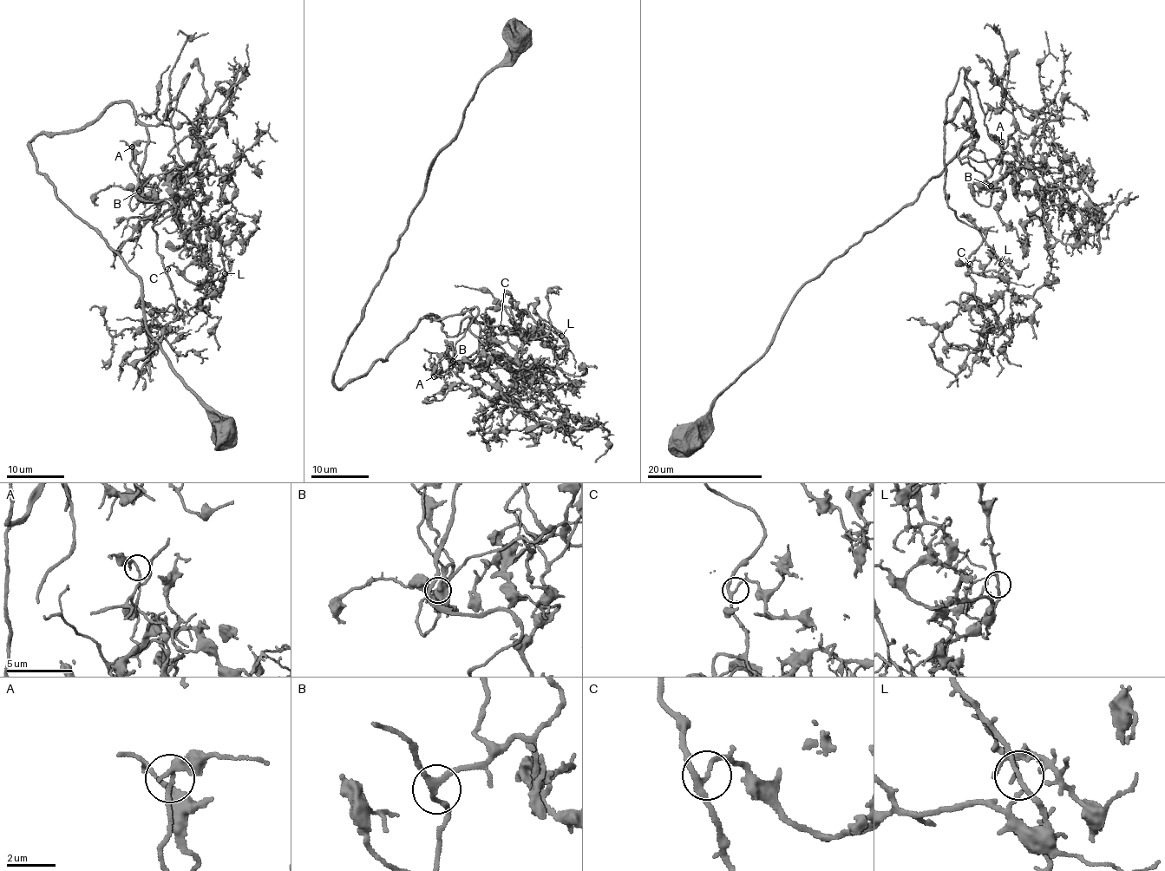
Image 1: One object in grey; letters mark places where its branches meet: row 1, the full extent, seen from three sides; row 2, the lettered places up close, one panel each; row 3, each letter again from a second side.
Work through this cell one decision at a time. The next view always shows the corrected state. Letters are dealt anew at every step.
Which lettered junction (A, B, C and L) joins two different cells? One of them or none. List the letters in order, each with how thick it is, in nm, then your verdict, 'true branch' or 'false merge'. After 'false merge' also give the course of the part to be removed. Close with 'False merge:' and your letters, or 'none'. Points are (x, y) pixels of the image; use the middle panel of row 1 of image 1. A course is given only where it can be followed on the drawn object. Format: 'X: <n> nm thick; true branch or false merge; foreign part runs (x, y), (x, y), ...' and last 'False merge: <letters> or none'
A: 190 nm thick; true branch
B: 190 nm thick; true branch
C: 190 nm thick; true branch
L: 150 nm thick; true branch
False merge: none

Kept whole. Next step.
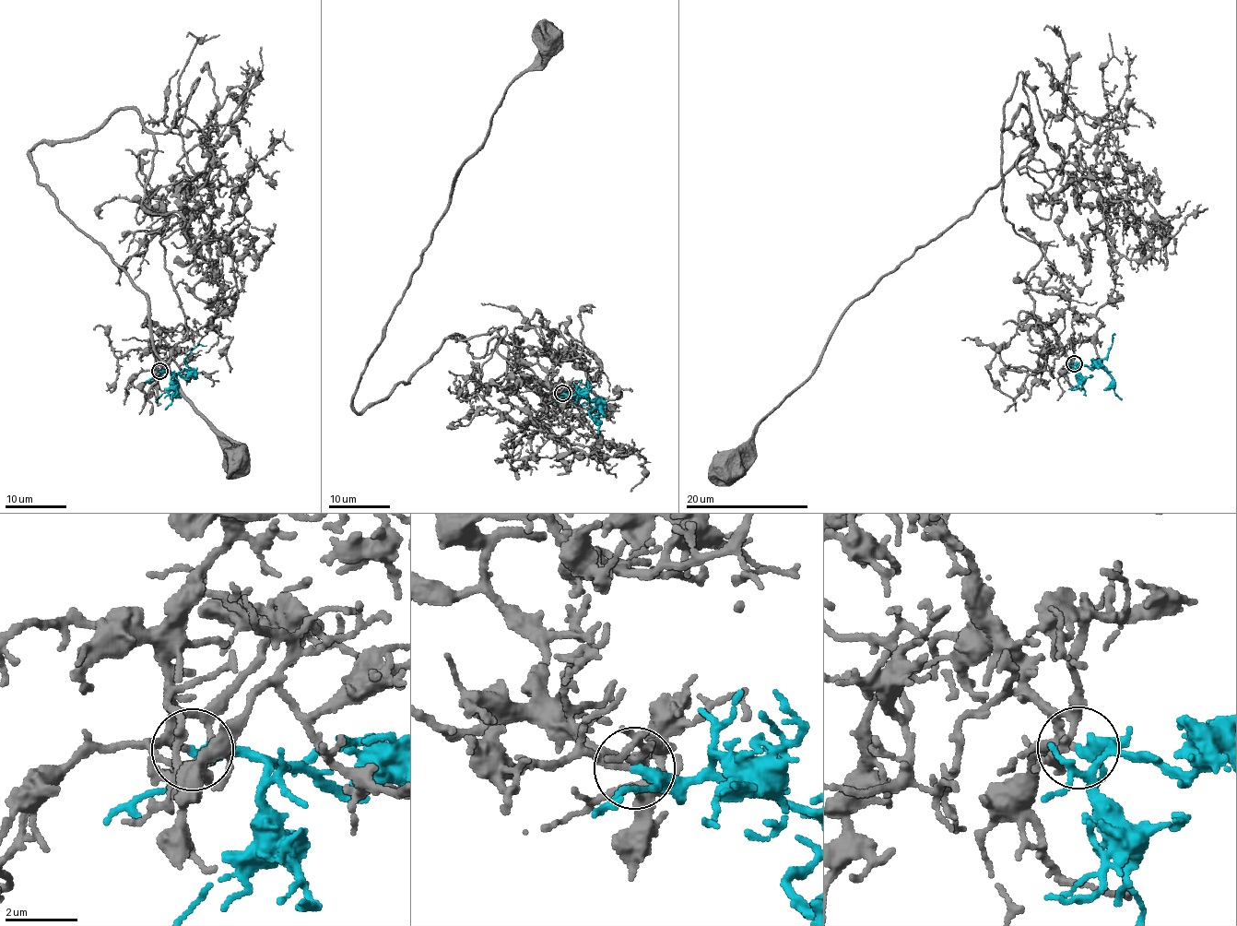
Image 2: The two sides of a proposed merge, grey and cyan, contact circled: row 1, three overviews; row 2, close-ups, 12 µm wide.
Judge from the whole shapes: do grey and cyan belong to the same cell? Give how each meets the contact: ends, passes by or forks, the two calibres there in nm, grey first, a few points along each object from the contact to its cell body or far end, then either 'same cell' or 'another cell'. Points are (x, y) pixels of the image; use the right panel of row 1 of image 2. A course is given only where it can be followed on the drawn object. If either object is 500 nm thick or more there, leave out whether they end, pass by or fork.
grey passes by; cyan passes by; calibres 160 and 280 nm; course grey (1074, 364), (1019, 314), (1042, 249), (1002, 210), (1001, 136), (1021, 106), (1034, 149), (857, 297), (724, 465); course cyan (1074, 364), (1091, 367), (1100, 360), (1111, 377), (1111, 386), (1122, 399); same cell

